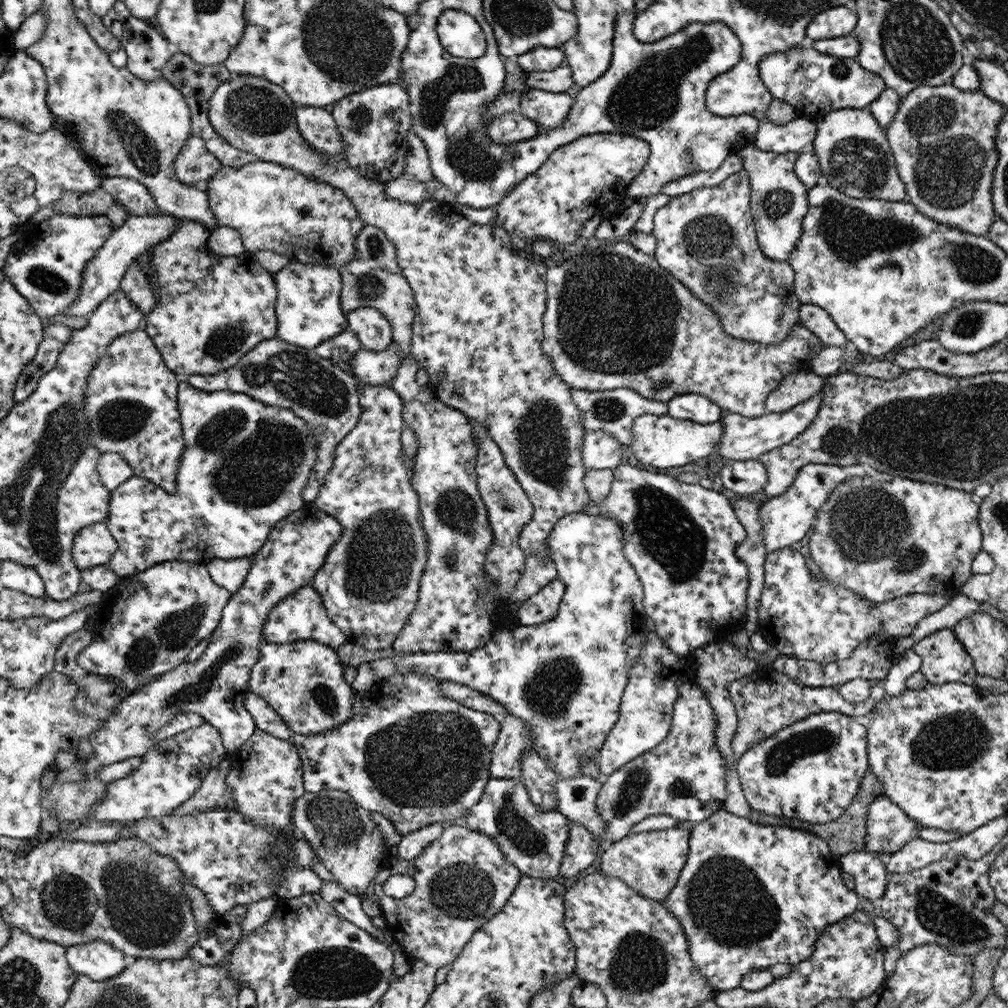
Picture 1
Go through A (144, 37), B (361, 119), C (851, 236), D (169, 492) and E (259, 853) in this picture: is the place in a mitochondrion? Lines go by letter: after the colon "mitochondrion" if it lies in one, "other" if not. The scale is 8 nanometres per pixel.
A: other
B: mitochondrion
C: mitochondrion
D: other
E: mitochondrion

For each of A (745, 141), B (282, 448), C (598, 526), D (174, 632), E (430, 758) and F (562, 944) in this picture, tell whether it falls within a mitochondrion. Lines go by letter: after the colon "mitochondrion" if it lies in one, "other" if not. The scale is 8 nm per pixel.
A: other
B: mitochondrion
C: other
D: mitochondrion
E: mitochondrion
F: other

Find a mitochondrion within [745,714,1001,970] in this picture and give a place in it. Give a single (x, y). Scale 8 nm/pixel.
(946, 920)

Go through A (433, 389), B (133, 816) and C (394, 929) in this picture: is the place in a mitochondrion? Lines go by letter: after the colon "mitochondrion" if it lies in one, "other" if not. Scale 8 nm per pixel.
A: other
B: other
C: other

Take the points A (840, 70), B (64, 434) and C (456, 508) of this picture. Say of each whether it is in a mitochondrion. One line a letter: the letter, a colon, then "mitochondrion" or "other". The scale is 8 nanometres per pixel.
A: mitochondrion
B: mitochondrion
C: mitochondrion

